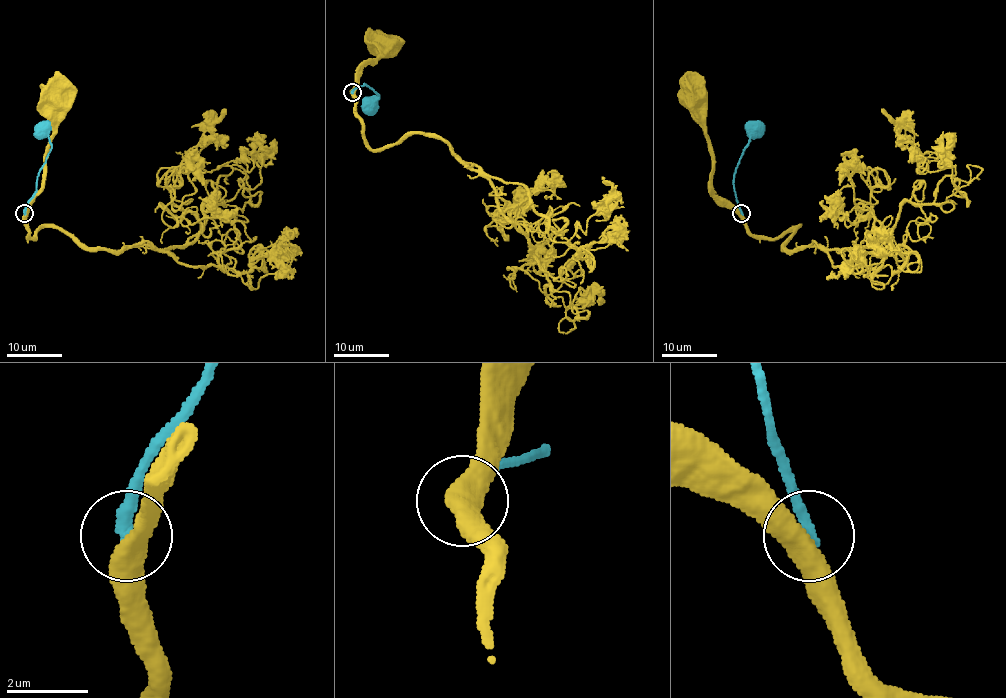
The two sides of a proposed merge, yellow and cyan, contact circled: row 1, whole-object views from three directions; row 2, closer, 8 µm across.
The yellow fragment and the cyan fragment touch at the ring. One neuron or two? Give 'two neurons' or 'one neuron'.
two neurons

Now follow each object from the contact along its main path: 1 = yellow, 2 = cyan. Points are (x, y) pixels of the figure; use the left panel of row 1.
1: (24, 214), (28, 203), (41, 189), (45, 152), (56, 121), (60, 95)
2: (24, 214), (35, 192), (38, 172), (52, 147), (49, 128), (42, 121)

